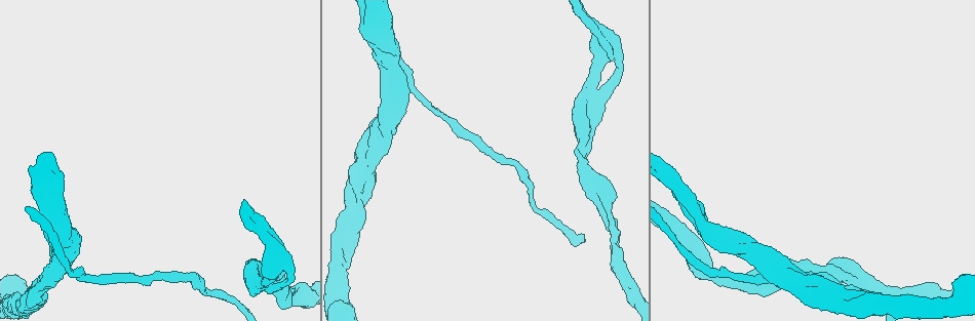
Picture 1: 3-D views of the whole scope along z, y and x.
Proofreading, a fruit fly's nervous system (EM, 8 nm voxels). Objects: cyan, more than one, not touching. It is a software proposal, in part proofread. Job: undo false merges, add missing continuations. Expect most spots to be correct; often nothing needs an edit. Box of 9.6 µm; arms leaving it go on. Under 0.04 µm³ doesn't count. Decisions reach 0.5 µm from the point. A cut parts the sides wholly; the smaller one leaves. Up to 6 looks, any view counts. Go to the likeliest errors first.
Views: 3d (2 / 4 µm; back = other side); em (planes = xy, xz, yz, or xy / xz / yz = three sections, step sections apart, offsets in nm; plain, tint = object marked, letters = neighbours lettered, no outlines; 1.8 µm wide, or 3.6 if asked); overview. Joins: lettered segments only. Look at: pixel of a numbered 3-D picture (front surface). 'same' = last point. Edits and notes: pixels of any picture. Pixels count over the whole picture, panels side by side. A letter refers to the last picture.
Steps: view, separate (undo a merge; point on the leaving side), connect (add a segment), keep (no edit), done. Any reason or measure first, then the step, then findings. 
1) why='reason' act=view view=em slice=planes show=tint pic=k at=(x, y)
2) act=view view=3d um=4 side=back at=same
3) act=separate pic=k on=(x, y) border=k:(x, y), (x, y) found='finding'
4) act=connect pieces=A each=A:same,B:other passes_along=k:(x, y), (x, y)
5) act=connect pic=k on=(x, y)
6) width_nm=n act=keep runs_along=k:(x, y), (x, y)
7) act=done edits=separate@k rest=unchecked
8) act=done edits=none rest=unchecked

why='thin neck' act=view view=em slice=xz step=4 show=letters pic=1 at=(581, 160)

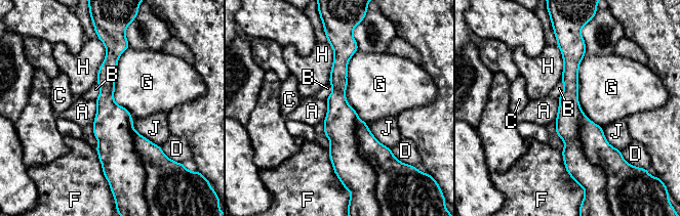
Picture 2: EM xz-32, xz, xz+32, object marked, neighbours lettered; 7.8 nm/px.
act=keep each=A:other,B:other,C:other,D:other,F:other,G:other,H:other,J:other border=2:(128, 47), (114, 100), (132, 120) found='all the same neuron'

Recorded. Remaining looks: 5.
why='free end' act=view view=3d um=4 pic=1 at=(619, 237)

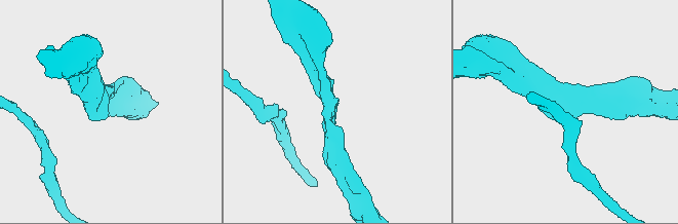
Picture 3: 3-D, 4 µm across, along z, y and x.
act=view view=em slice=xy step=4 show=tint pic=3 at=(106, 115)

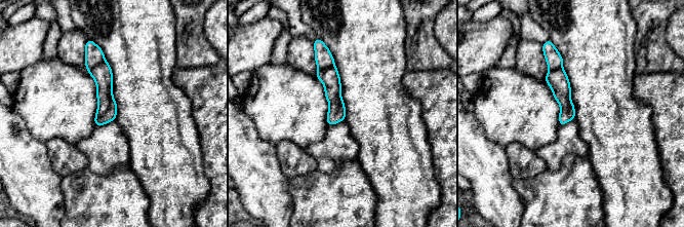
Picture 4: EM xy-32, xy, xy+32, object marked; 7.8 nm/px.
act=view view=em slice=planes show=letters at=same

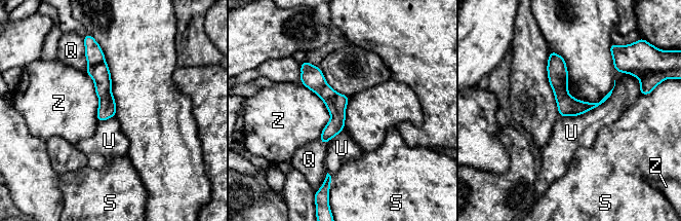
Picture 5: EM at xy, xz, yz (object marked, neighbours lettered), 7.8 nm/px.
width_nm=140 act=keep each=Q:other,S:other,U:other,Z:other found='none of them fits'

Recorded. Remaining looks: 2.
why='sudden change in width' act=view view=3d um=2 side=back pic=1 at=(744, 284)

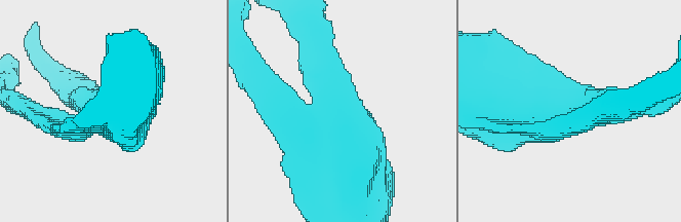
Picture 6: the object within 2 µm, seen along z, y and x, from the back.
act=view view=em slice=planes show=letters pic=6 at=(341, 103)

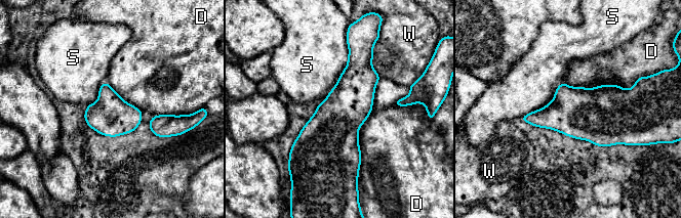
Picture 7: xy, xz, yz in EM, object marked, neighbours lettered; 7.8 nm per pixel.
longest_contact=D:600nm act=keep each=D:other,S:other,W:other border=7:(347, 40), (348, 62), (320, 102) found='continuous, no second neuron'

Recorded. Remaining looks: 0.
act=done edits=none rest=unchecked

